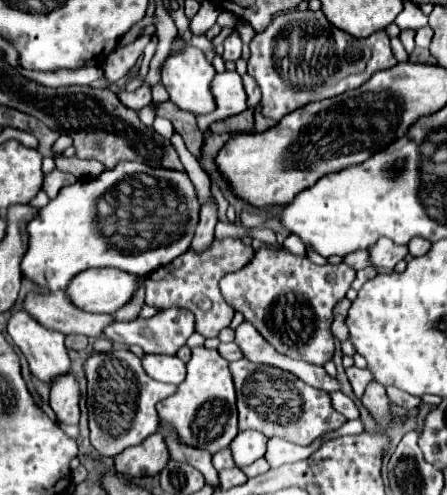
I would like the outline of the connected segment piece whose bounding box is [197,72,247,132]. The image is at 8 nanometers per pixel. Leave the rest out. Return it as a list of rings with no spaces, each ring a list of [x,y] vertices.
[[[237,72],[217,74],[211,88],[213,88],[217,108],[207,116],[197,118],[197,124],[203,132],[209,128],[211,122],[225,120],[229,116],[235,116],[235,114],[241,114],[243,110],[247,110],[247,94],[245,94],[241,76]]]

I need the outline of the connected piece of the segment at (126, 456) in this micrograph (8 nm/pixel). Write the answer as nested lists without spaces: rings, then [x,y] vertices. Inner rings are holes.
[[[159,432],[149,436],[145,444],[139,444],[137,448],[127,448],[121,452],[121,456],[115,456],[115,470],[127,476],[153,476],[159,474],[165,468],[165,462],[169,460],[165,440]]]

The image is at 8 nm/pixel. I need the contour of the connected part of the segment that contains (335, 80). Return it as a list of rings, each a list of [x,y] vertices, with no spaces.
[[[285,12],[273,18],[273,24],[251,40],[251,58],[247,72],[257,80],[263,98],[261,112],[273,120],[331,96],[339,96],[365,84],[375,72],[397,64],[389,48],[389,36],[381,30],[369,38],[349,36],[325,20],[301,22],[299,12]]]

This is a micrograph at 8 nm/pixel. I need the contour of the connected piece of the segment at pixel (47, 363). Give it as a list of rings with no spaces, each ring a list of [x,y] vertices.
[[[23,310],[11,316],[7,332],[13,338],[15,346],[19,346],[19,350],[25,354],[29,368],[39,382],[43,382],[45,386],[51,386],[55,378],[69,374],[69,356],[67,356],[67,348],[65,348],[65,334],[41,326],[37,320],[33,320]]]

